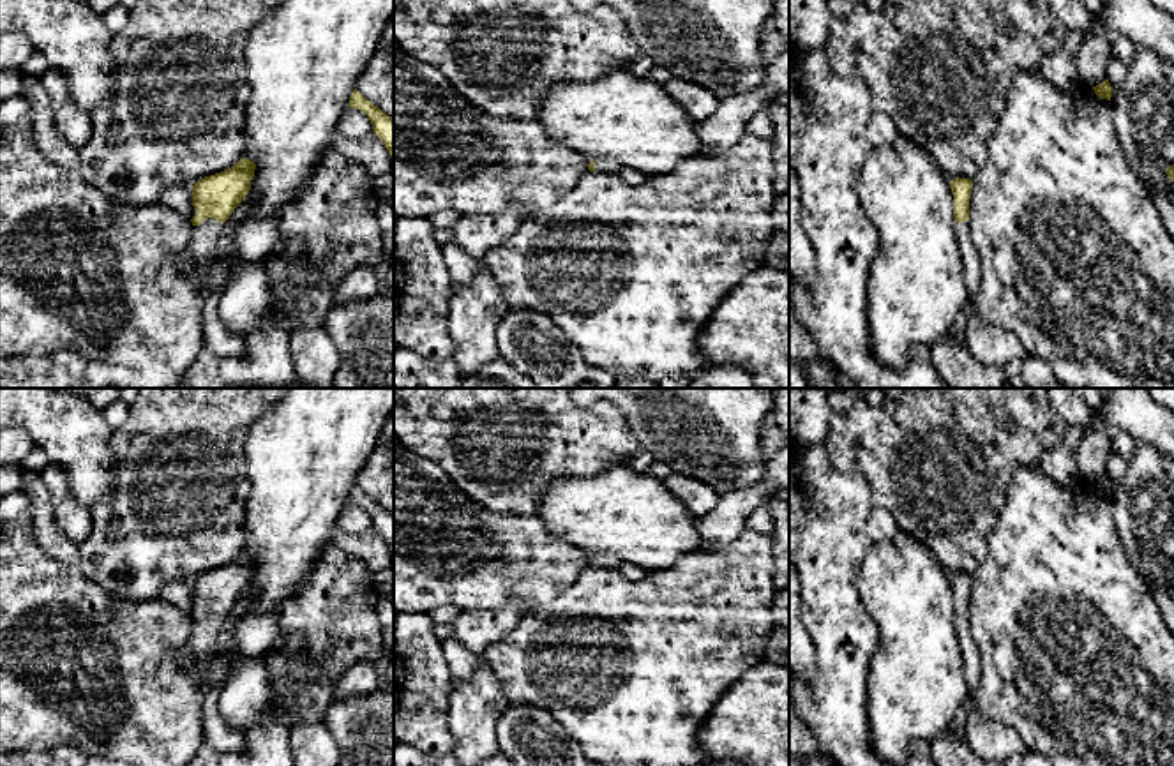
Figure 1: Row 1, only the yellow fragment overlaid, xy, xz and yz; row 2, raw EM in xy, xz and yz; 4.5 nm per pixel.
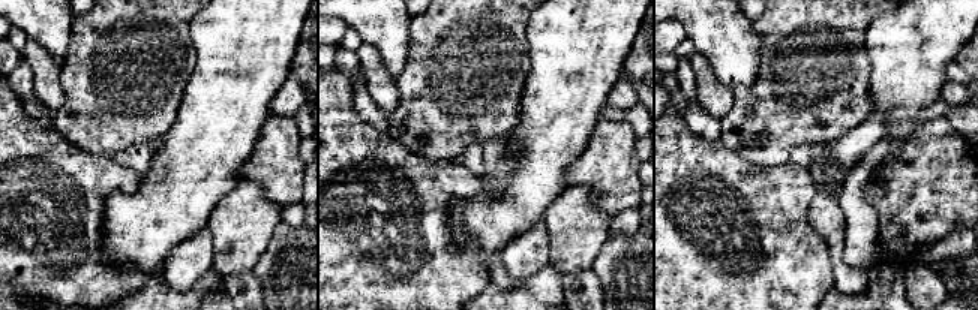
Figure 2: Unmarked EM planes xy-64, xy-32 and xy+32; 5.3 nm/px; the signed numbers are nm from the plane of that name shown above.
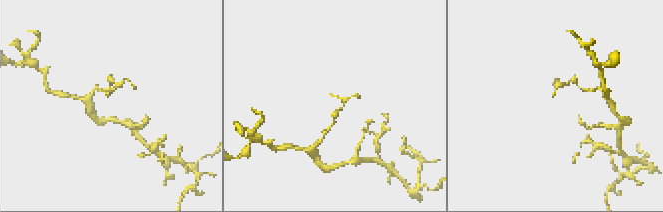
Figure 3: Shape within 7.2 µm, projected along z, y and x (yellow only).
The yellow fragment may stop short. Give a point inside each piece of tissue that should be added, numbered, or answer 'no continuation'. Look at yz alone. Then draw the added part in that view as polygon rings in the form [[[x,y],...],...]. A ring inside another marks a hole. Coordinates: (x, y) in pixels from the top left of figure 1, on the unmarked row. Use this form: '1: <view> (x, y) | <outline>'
1: yz (971, 655) | [[[969,616],[955,618],[957,639],[964,655],[964,678],[967,685],[967,694],[955,715],[955,720],[950,725],[950,734],[953,740],[964,743],[966,724],[975,704],[975,695],[980,687],[982,676],[982,655],[973,641],[969,628]]]

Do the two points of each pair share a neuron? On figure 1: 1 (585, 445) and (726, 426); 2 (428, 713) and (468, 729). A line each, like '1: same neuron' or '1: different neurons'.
1: different neurons
2: different neurons

